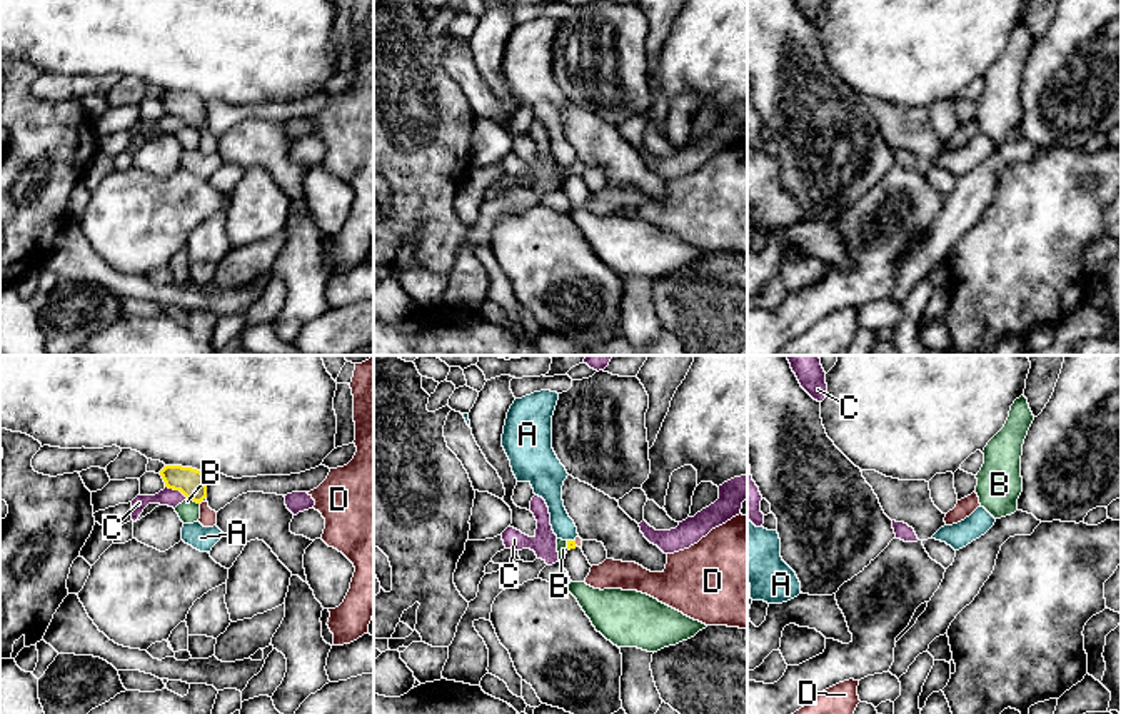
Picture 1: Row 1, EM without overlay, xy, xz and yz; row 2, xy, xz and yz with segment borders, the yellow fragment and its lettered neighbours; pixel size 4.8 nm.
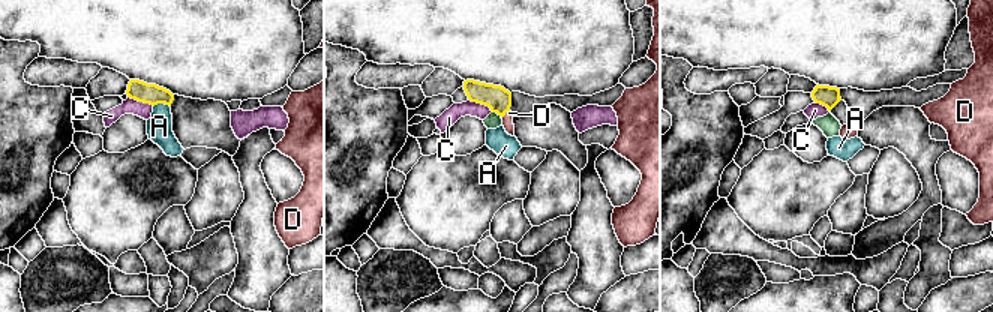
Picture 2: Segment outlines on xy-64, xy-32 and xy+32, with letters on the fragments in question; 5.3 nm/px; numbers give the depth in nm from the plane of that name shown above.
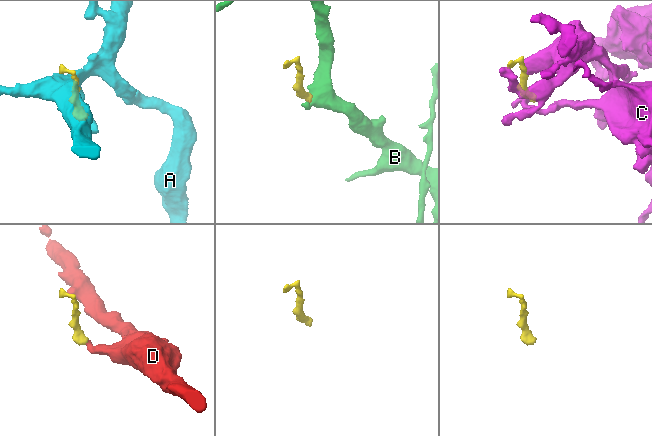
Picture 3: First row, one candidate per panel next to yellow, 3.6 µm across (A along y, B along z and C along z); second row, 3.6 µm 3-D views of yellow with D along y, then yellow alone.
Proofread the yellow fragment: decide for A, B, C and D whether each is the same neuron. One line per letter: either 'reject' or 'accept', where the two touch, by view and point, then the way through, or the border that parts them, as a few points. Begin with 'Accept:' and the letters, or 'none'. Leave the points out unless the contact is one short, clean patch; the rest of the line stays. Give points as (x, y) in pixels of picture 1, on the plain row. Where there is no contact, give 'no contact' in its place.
Accept: D
A: reject | xz (571, 167)
B: reject | xy (194, 127) | along xy (187, 124), (199, 130)
C: reject | xy (177, 115)
D: accept | xz (574, 170) | across xz (571, 170), (574, 170), (578, 165)

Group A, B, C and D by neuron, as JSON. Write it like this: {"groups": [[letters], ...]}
{"groups": [["A"], ["B"], ["C"], ["D"]]}

